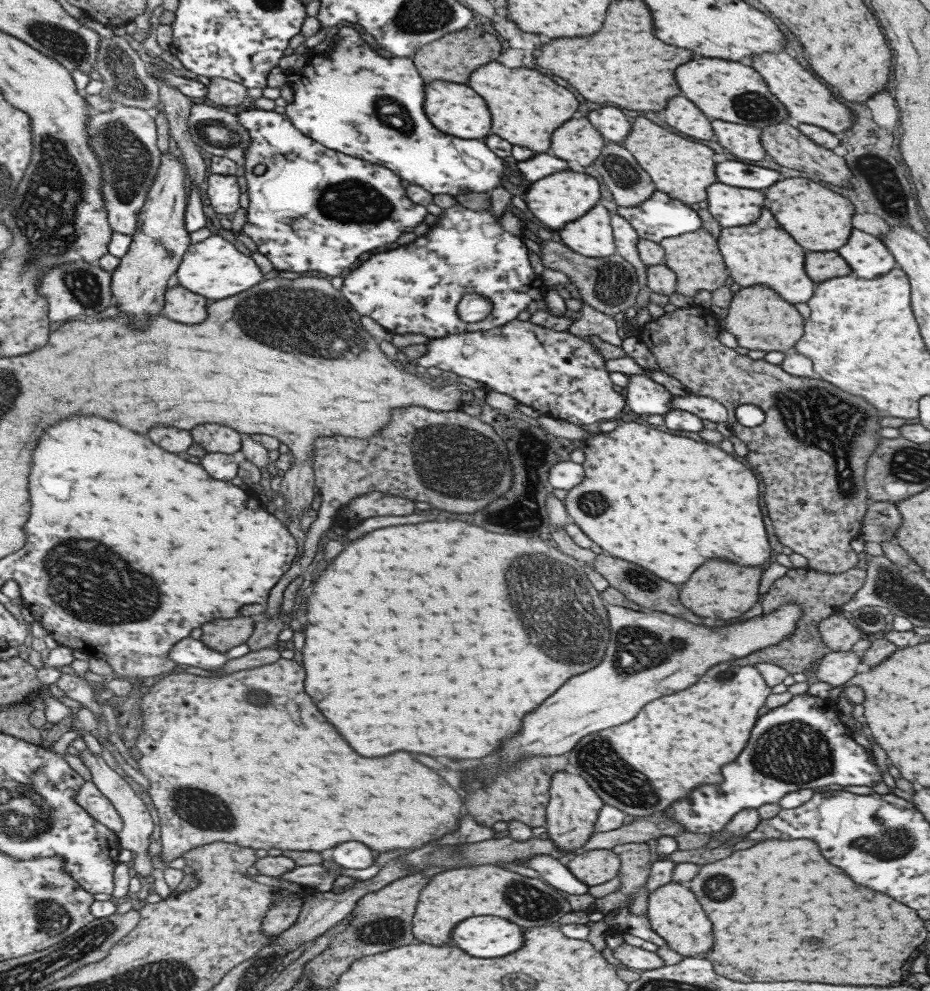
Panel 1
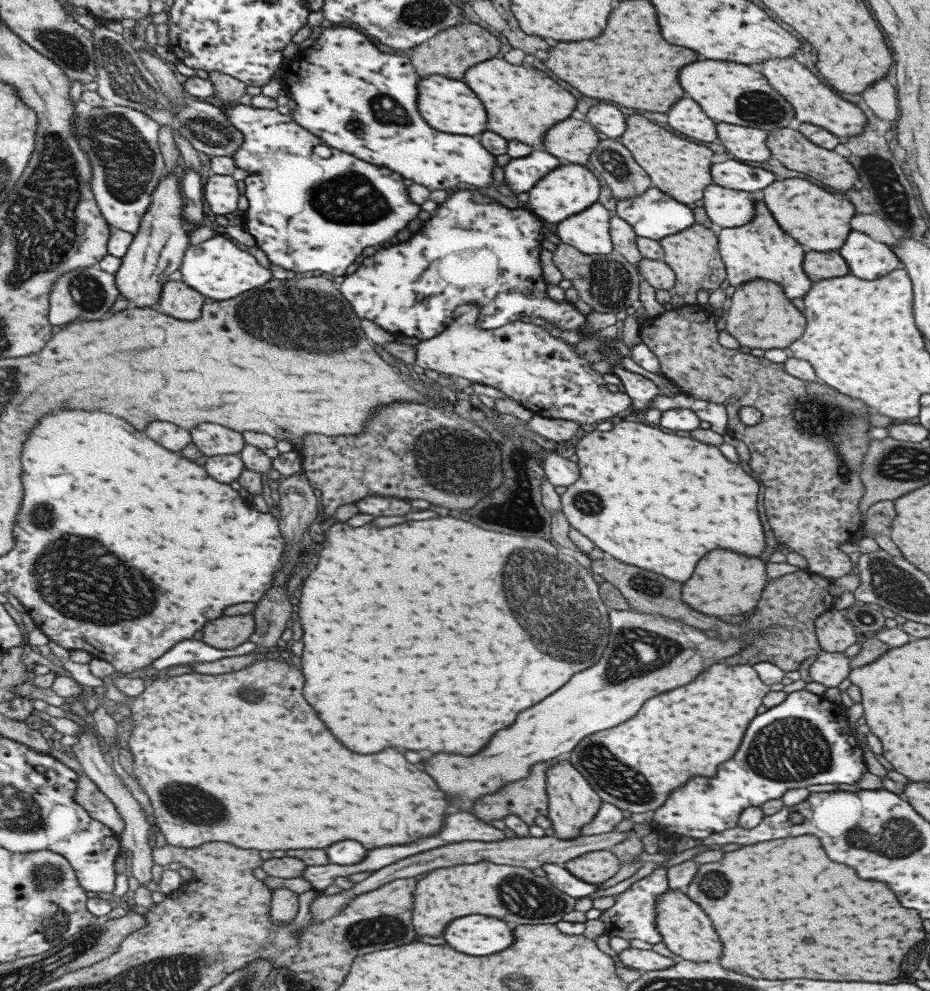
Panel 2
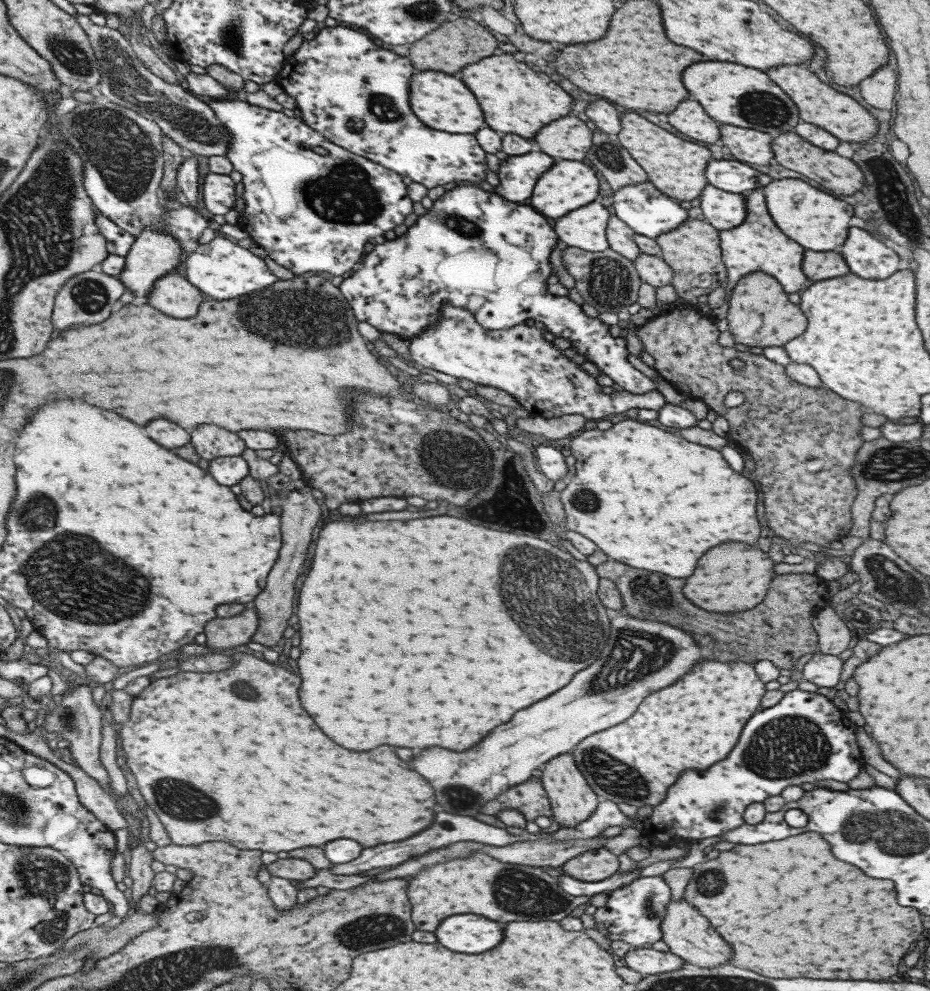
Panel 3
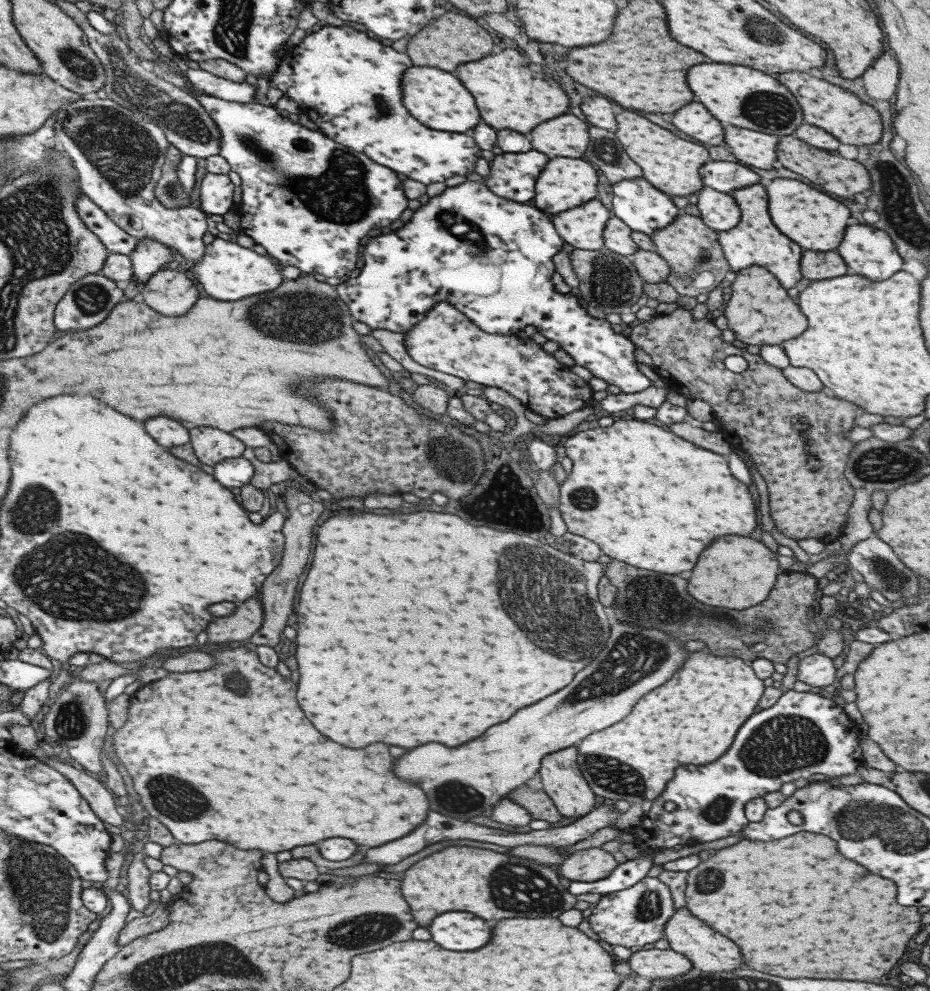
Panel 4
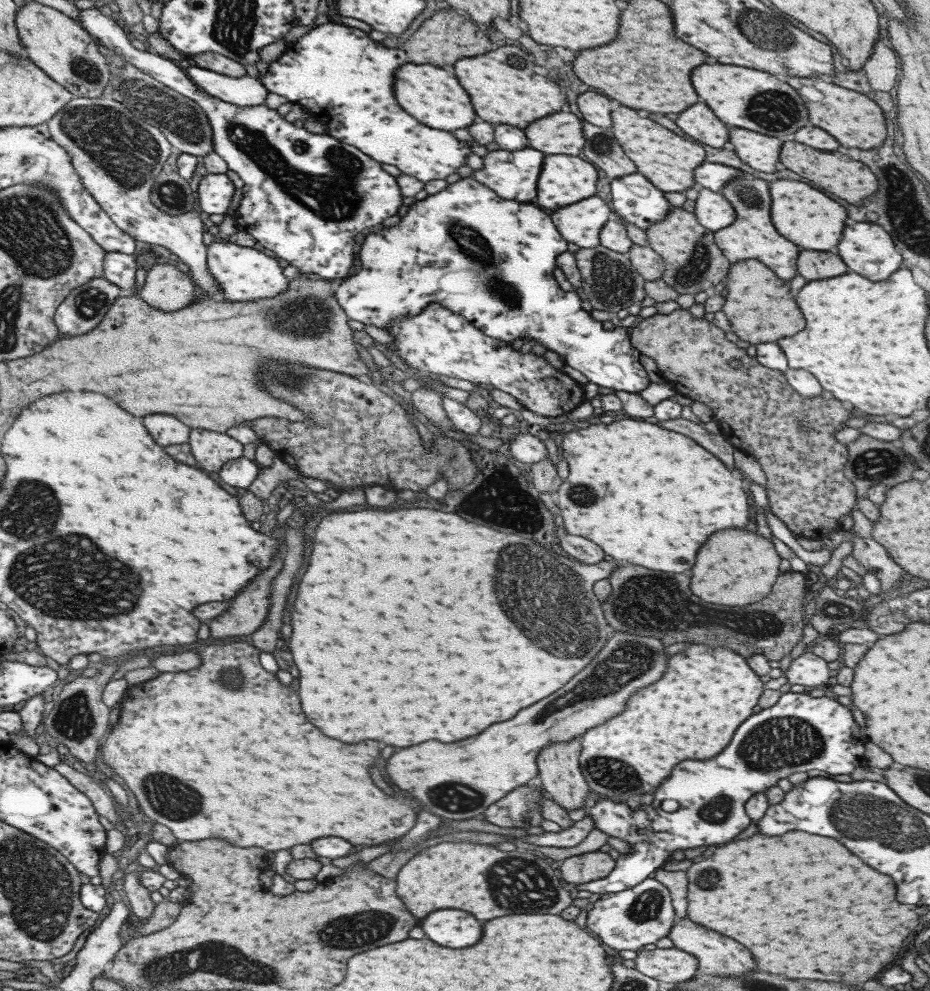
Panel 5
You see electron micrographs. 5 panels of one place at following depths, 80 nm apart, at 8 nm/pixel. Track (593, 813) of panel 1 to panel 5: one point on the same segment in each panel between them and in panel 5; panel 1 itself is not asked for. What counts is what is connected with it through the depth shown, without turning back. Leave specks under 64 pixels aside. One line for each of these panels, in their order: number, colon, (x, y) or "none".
2: (572, 803)
3: (571, 801)
4: (561, 779)
5: (557, 763)

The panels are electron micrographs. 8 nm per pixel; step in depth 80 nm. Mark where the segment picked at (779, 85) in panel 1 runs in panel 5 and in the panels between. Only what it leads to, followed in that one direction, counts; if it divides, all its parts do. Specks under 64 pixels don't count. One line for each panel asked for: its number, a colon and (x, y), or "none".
2: (813, 103)
3: (819, 105)
4: (833, 109)
5: (854, 120)

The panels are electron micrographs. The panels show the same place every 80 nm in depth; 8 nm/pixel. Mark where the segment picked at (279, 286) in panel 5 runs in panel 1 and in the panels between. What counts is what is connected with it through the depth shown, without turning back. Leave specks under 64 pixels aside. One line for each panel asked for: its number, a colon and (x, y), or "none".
1: (213, 268)
2: (216, 268)
3: (221, 269)
4: (226, 271)

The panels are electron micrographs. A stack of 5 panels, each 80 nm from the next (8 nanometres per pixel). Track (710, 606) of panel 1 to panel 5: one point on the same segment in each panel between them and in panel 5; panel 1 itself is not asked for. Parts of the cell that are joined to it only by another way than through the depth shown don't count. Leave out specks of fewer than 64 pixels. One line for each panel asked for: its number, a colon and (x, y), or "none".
2: (723, 582)
3: (731, 578)
4: (735, 572)
5: (735, 567)

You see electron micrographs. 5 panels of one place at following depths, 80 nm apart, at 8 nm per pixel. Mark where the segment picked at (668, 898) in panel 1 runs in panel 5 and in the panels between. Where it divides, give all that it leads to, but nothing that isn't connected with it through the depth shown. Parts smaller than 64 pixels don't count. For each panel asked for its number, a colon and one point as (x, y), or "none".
2: (684, 928)
3: (687, 934)
4: (708, 951)
5: (717, 955)

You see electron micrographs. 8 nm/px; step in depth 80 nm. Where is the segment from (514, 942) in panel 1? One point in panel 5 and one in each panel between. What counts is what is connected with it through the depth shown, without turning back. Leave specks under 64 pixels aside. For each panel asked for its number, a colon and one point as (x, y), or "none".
2: (475, 935)
3: (466, 933)
4: (458, 931)
5: (451, 928)

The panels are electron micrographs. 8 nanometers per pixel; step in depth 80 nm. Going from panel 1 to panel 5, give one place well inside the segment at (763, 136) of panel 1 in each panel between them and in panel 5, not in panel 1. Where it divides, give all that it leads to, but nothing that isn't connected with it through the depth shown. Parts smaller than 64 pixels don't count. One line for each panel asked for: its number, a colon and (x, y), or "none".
2: (788, 146)
3: (842, 176)
4: (845, 177)
5: (851, 180)

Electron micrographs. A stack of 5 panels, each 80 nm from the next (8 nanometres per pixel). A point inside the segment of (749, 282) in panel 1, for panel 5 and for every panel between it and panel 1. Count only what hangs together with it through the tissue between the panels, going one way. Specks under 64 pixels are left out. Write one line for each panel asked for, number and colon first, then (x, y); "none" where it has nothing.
2: (757, 250)
3: (754, 245)
4: (753, 240)
5: (750, 236)

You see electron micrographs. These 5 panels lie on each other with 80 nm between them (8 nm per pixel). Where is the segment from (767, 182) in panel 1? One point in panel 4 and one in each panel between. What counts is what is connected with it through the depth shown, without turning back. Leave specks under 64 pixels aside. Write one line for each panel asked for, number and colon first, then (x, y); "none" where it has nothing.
2: (733, 174)
3: (733, 176)
4: (723, 176)

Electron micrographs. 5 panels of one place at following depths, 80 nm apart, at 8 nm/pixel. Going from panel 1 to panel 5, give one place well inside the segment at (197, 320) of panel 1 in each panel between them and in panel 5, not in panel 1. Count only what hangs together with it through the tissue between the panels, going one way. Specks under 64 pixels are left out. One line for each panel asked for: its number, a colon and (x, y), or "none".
2: (177, 300)
3: (173, 295)
4: (170, 293)
5: (165, 288)

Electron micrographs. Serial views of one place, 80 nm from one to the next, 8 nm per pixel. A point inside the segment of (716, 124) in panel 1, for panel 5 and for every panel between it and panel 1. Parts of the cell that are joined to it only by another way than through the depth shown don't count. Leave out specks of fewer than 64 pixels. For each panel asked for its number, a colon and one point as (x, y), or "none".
2: (745, 143)
3: (748, 146)
4: (751, 148)
5: (758, 151)

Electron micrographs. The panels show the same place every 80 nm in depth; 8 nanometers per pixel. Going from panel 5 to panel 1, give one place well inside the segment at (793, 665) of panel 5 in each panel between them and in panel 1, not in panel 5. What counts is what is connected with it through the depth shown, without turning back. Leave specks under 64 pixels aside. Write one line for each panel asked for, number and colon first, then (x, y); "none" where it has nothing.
1: (835, 668)
2: (829, 669)
3: (823, 670)
4: (817, 670)

